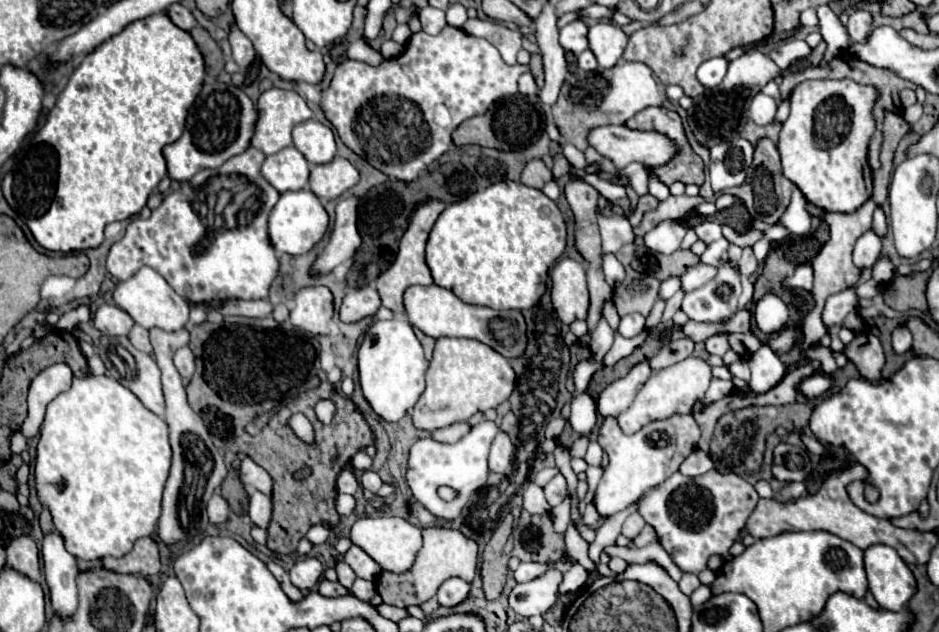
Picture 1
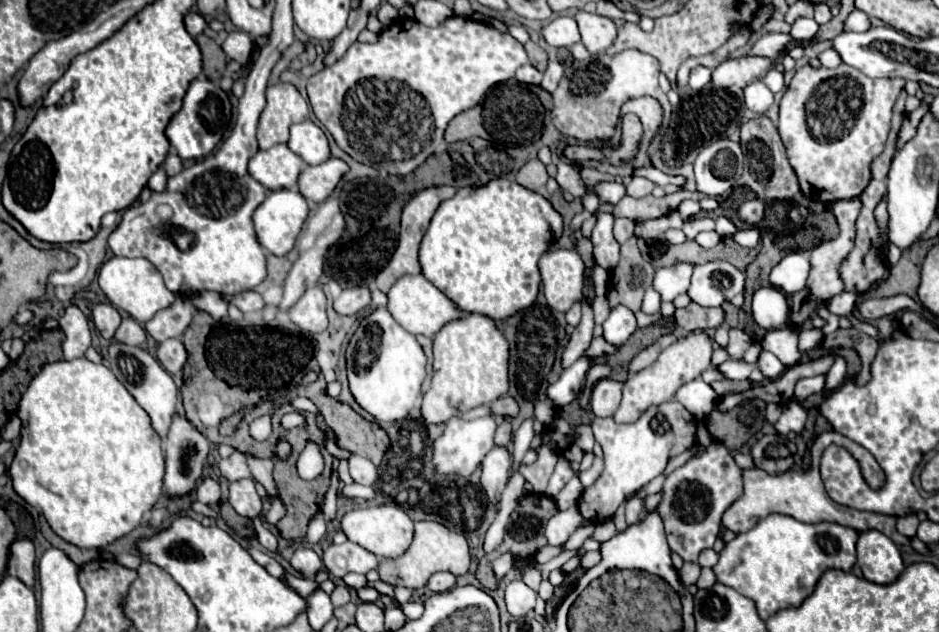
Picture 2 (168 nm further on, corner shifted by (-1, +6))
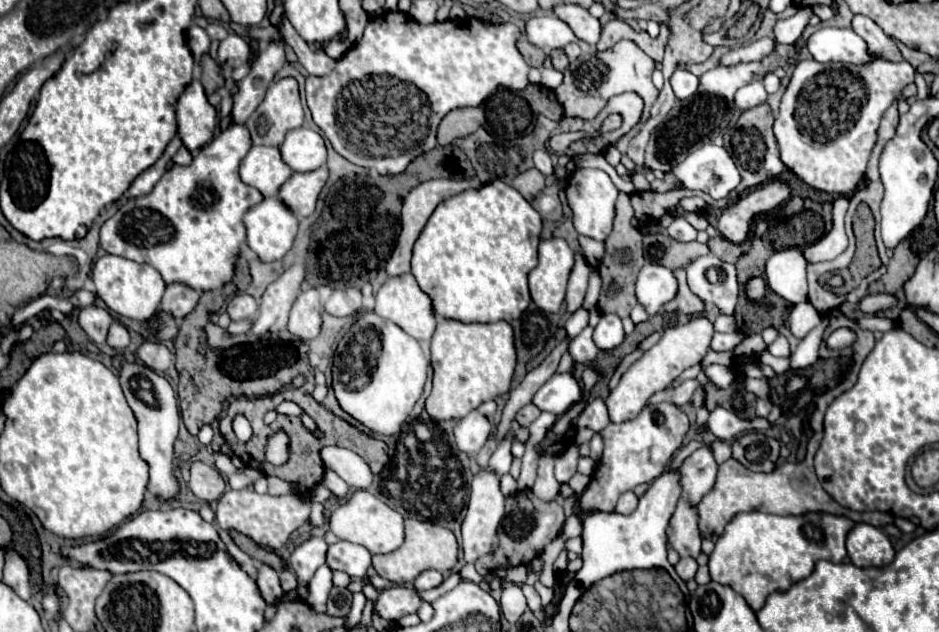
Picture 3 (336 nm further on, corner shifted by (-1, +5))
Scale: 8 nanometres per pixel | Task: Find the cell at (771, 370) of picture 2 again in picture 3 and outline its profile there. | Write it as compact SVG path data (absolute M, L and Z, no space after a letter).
M823 318L817 328L813 328L797 346L797 350L791 354L791 370L801 370L811 366L819 358L819 346L823 340L823 332L827 328L827 320Z

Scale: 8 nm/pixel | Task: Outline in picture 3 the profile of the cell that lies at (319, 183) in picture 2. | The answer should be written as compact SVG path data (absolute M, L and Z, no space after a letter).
M327 166L311 172L295 172L291 180L283 184L279 196L297 216L311 216L315 212L319 192L323 190L327 180L329 180Z

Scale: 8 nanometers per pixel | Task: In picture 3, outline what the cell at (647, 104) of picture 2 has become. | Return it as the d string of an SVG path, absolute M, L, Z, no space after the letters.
M625 92L619 96L613 96L603 112L617 112L623 116L623 130L633 128L641 116L643 116L643 98L635 92Z

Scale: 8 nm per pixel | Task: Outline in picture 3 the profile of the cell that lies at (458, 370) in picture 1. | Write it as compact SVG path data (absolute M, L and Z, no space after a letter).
M439 316L431 340L433 388L425 402L427 414L437 422L463 418L483 402L507 394L515 370L515 358L513 328L507 322L465 324Z

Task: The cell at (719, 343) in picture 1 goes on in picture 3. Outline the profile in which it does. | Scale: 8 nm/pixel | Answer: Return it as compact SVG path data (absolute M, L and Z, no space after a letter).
M715 332L713 342L711 342L711 350L733 350L741 340L743 340L743 336L737 332L733 332L733 334Z

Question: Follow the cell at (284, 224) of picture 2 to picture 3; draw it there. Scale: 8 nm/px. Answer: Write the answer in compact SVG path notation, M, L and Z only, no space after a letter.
M263 198L243 216L249 248L263 260L281 260L297 234L297 216L279 200Z

